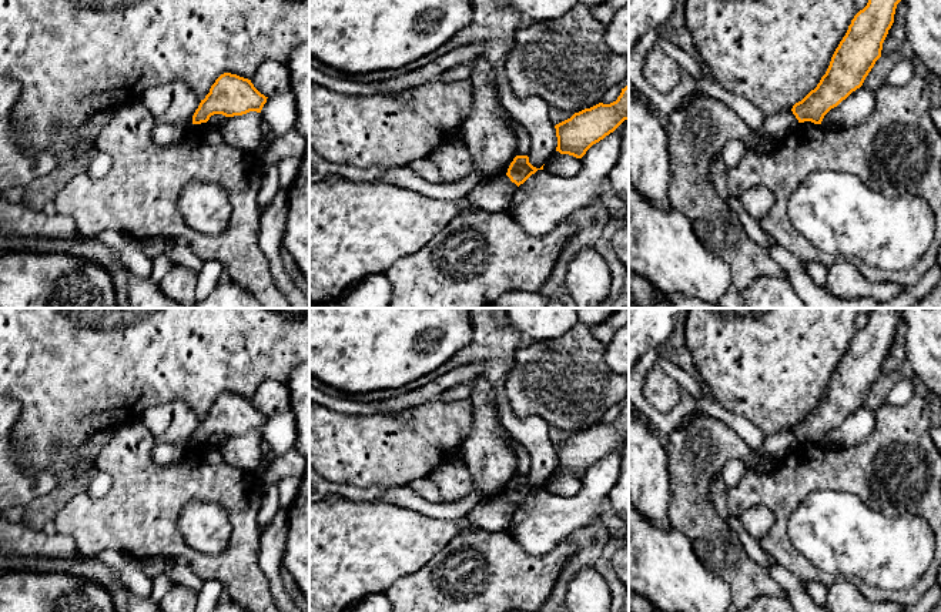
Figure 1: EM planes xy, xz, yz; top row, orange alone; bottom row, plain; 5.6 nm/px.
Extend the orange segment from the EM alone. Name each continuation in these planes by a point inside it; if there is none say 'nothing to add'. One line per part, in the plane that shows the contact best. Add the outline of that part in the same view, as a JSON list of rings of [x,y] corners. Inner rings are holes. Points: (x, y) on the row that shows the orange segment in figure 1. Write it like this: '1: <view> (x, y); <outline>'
nothing to add

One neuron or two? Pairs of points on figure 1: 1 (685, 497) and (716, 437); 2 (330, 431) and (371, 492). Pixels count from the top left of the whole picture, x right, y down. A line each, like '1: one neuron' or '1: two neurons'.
1: one neuron
2: two neurons

